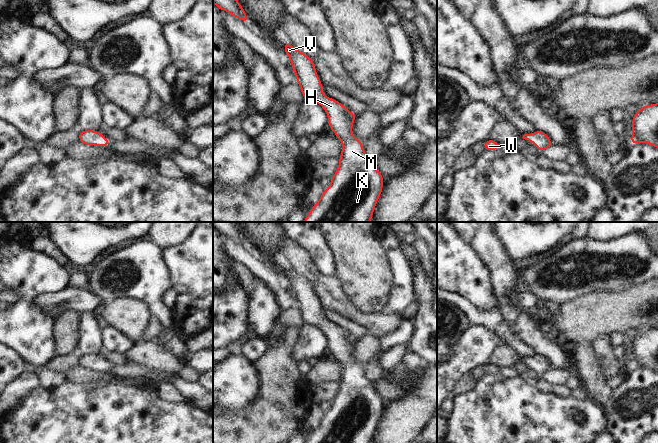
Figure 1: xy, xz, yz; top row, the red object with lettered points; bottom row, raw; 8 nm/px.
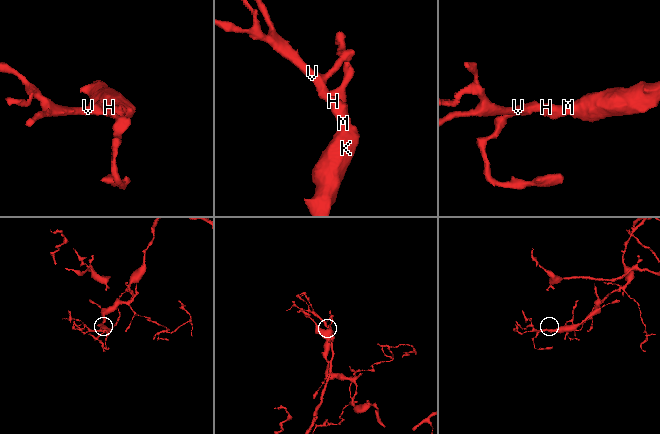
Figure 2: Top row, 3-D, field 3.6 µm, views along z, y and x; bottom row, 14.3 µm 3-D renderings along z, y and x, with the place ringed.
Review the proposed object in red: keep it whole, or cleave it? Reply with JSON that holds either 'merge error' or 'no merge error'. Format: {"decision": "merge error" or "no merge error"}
{"decision": "no merge error"}

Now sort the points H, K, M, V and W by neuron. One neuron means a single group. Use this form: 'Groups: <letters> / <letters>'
Groups: H K M V W

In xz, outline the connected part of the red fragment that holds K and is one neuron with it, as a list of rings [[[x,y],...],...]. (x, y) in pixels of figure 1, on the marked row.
[[[287,42],[283,44],[303,98],[317,102],[323,107],[328,116],[327,124],[336,134],[336,138],[342,141],[337,171],[331,177],[329,187],[323,191],[320,199],[312,206],[303,222],[370,222],[382,193],[383,175],[376,170],[372,158],[364,152],[362,141],[356,139],[352,134],[353,122],[357,115],[354,112],[349,113],[346,106],[323,94],[323,85],[317,75],[314,62],[309,56]]]

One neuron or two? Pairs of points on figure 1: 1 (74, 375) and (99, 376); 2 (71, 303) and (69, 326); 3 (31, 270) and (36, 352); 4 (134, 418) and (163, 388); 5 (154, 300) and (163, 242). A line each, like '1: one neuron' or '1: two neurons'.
1: one neuron
2: two neurons
3: one neuron
4: two neurons
5: two neurons

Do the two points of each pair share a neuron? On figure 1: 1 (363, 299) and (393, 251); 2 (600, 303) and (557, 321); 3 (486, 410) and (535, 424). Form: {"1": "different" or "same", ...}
{"1": "different", "2": "same", "3": "same"}

